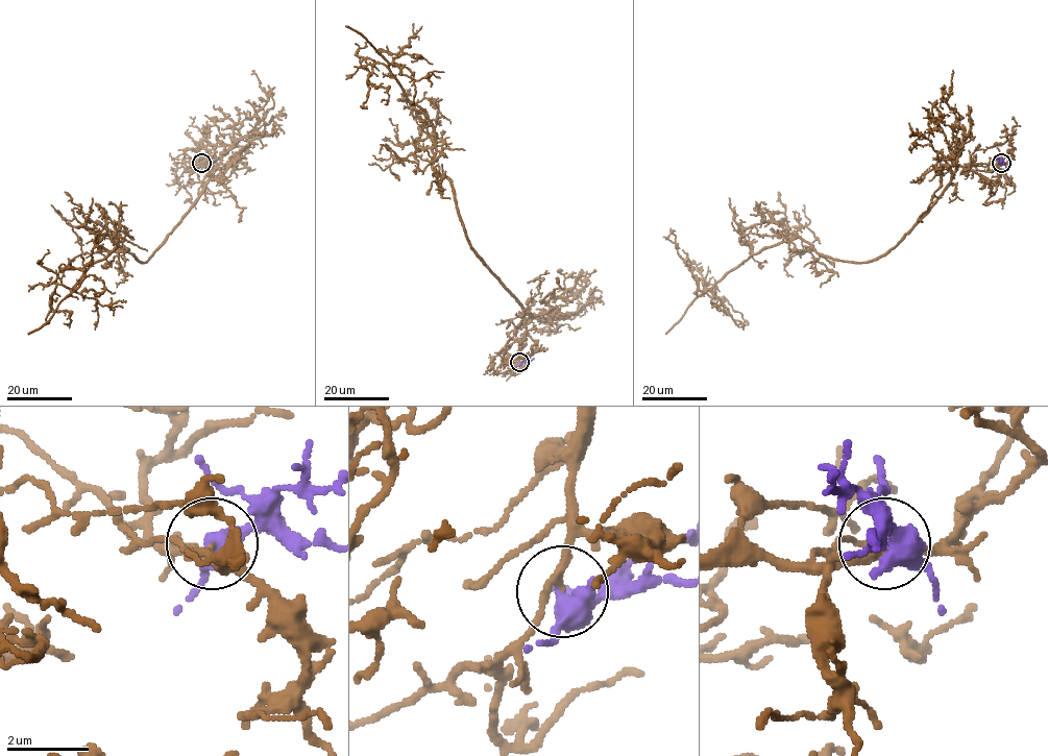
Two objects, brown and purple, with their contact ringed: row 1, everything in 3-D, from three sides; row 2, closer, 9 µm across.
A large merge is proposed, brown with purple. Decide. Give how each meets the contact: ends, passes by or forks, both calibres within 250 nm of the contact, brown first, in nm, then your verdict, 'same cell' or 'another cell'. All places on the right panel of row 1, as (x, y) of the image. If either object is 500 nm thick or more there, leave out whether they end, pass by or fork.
brown passes by | purple passes by | 180/460 nm | same cell

